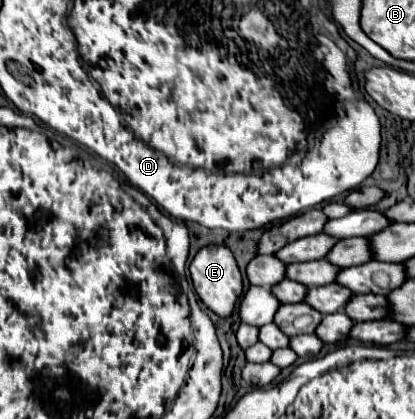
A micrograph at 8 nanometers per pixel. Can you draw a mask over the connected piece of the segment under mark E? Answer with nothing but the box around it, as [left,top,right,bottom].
[191,246,243,318]

